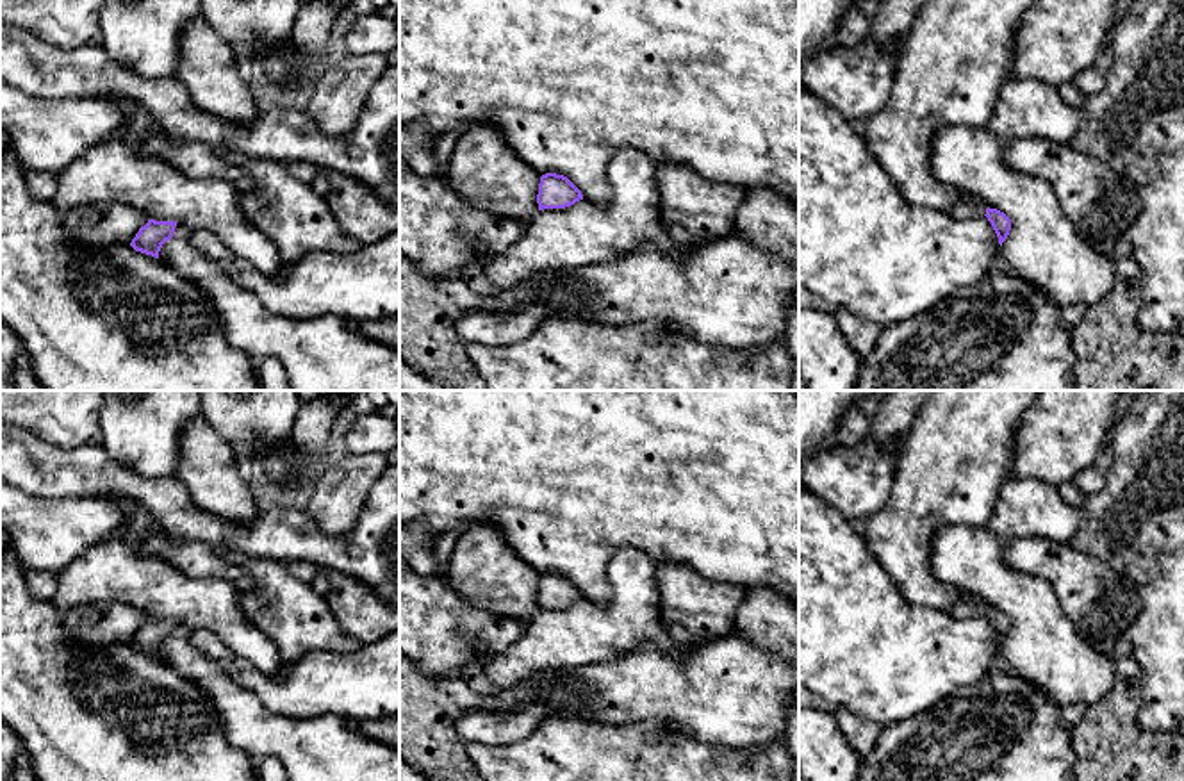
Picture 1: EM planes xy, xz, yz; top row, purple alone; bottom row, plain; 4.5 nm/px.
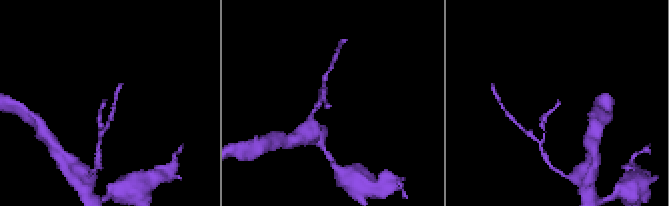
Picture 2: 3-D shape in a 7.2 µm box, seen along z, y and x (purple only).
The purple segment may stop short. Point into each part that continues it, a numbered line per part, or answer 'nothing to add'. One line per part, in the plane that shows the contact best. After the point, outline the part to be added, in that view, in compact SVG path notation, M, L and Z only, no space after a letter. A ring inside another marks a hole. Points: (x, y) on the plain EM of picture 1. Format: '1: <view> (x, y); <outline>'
1: yz (970, 607); M966 596L963 601L956 603L952 608L945 610L956 619L974 619L986 613L986 604L974 596Z

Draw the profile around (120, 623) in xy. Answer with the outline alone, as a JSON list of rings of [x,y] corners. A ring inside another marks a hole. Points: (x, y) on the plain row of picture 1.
[[[123,603],[103,608],[102,619],[77,633],[77,640],[93,647],[130,644],[141,626],[148,622],[148,613]]]

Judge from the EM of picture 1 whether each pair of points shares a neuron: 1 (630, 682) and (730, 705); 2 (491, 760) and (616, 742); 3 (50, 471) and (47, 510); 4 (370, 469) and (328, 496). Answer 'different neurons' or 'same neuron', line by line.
1: same neuron
2: same neuron
3: different neurons
4: same neuron

